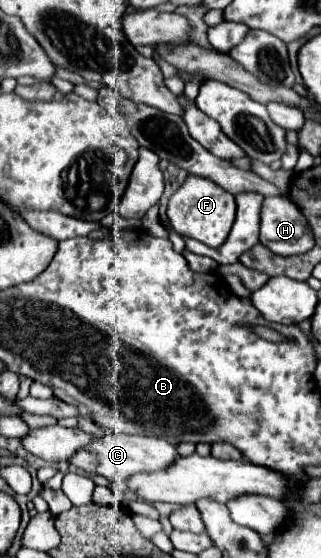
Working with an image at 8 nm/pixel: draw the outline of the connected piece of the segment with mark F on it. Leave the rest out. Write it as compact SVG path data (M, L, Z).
M188 175L188 179L182 183L182 187L170 197L168 203L168 221L174 227L174 231L182 237L196 239L208 247L220 247L234 223L236 217L236 199L232 193L226 193L220 185L214 185L214 181Z

